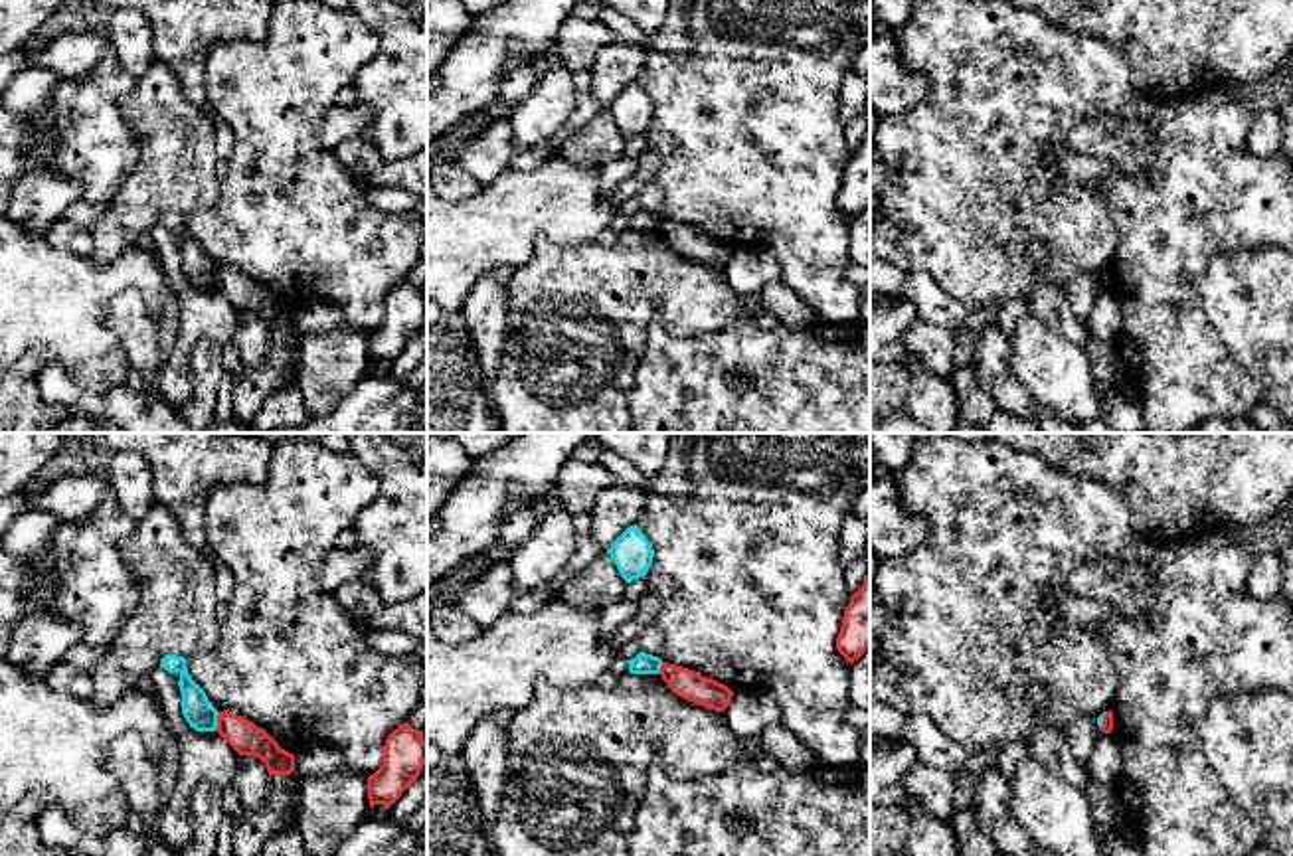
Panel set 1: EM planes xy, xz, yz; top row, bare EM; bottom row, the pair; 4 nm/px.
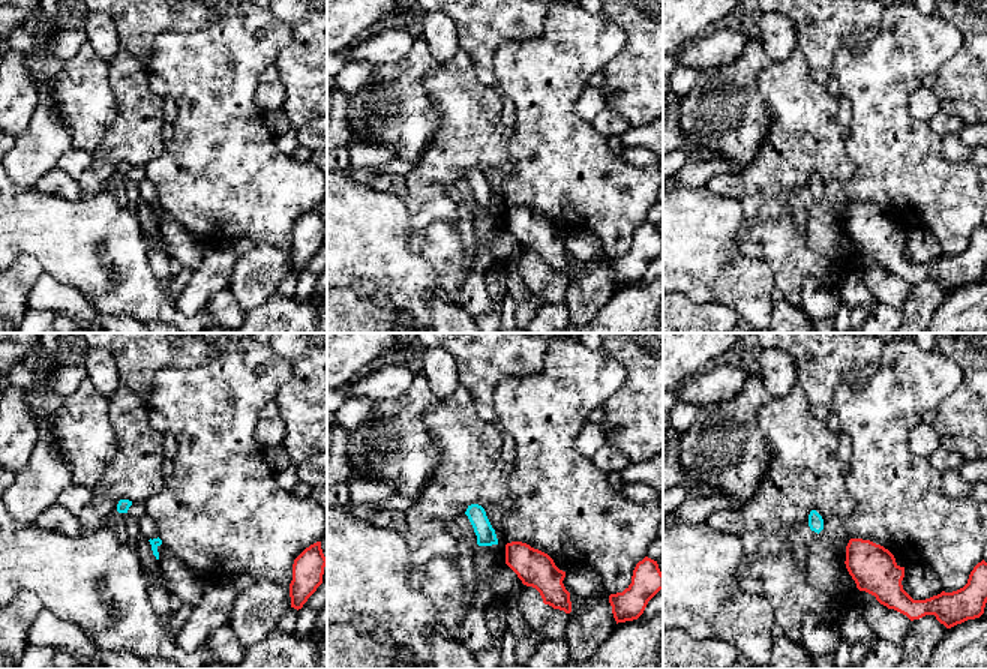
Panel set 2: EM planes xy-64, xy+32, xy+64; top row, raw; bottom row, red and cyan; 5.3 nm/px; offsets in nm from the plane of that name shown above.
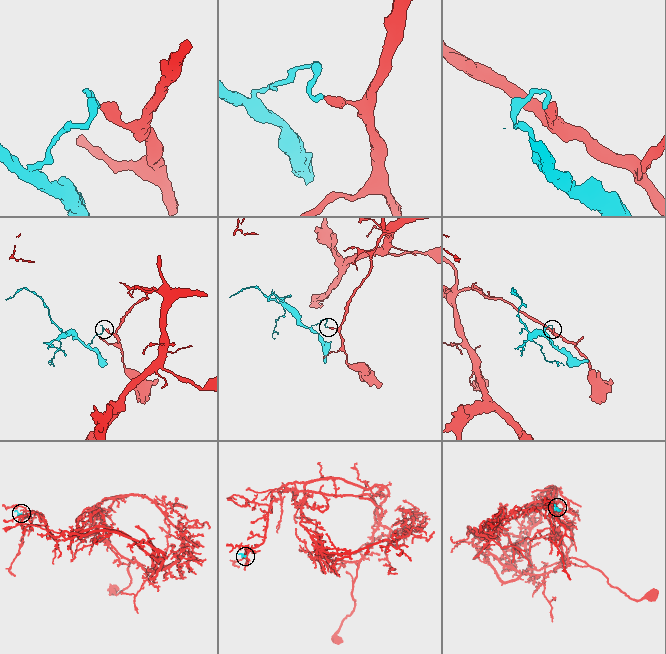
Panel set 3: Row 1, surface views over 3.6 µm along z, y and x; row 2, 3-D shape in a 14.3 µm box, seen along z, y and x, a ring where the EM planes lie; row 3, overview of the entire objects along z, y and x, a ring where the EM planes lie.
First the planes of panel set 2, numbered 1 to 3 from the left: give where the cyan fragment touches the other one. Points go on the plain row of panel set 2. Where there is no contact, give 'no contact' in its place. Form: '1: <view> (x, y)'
1: no contact
2: no contact
3: no contact

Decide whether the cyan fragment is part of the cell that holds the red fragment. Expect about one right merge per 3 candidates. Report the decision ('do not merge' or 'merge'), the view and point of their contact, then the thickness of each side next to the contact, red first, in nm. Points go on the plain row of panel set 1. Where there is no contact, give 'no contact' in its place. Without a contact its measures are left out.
do not merge; meets red in xy at (218, 279); 140 nm thick on the red side, 120 nm on the other

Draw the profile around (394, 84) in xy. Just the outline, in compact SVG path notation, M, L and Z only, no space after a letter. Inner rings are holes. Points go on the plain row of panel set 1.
M350 0L350 8L380 38L376 55L352 81L356 103L372 113L362 136L388 162L427 152L427 0Z

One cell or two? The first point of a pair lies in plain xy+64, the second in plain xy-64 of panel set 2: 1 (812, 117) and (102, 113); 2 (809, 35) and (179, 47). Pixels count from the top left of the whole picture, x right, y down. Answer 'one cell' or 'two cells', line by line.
1: two cells
2: two cells

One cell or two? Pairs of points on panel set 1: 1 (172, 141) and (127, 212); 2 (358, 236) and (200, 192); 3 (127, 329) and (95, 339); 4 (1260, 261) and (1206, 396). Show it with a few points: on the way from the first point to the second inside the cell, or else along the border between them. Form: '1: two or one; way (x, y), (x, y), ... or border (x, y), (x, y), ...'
1: one; way (172, 159), (172, 167), (145, 194)
2: two; border (220, 178), (220, 198), (210, 208), (186, 216)
3: two; border (127, 289), (103, 311), (103, 323), (133, 368)
4: two; border (1205, 303), (1208, 321), (1254, 382)

